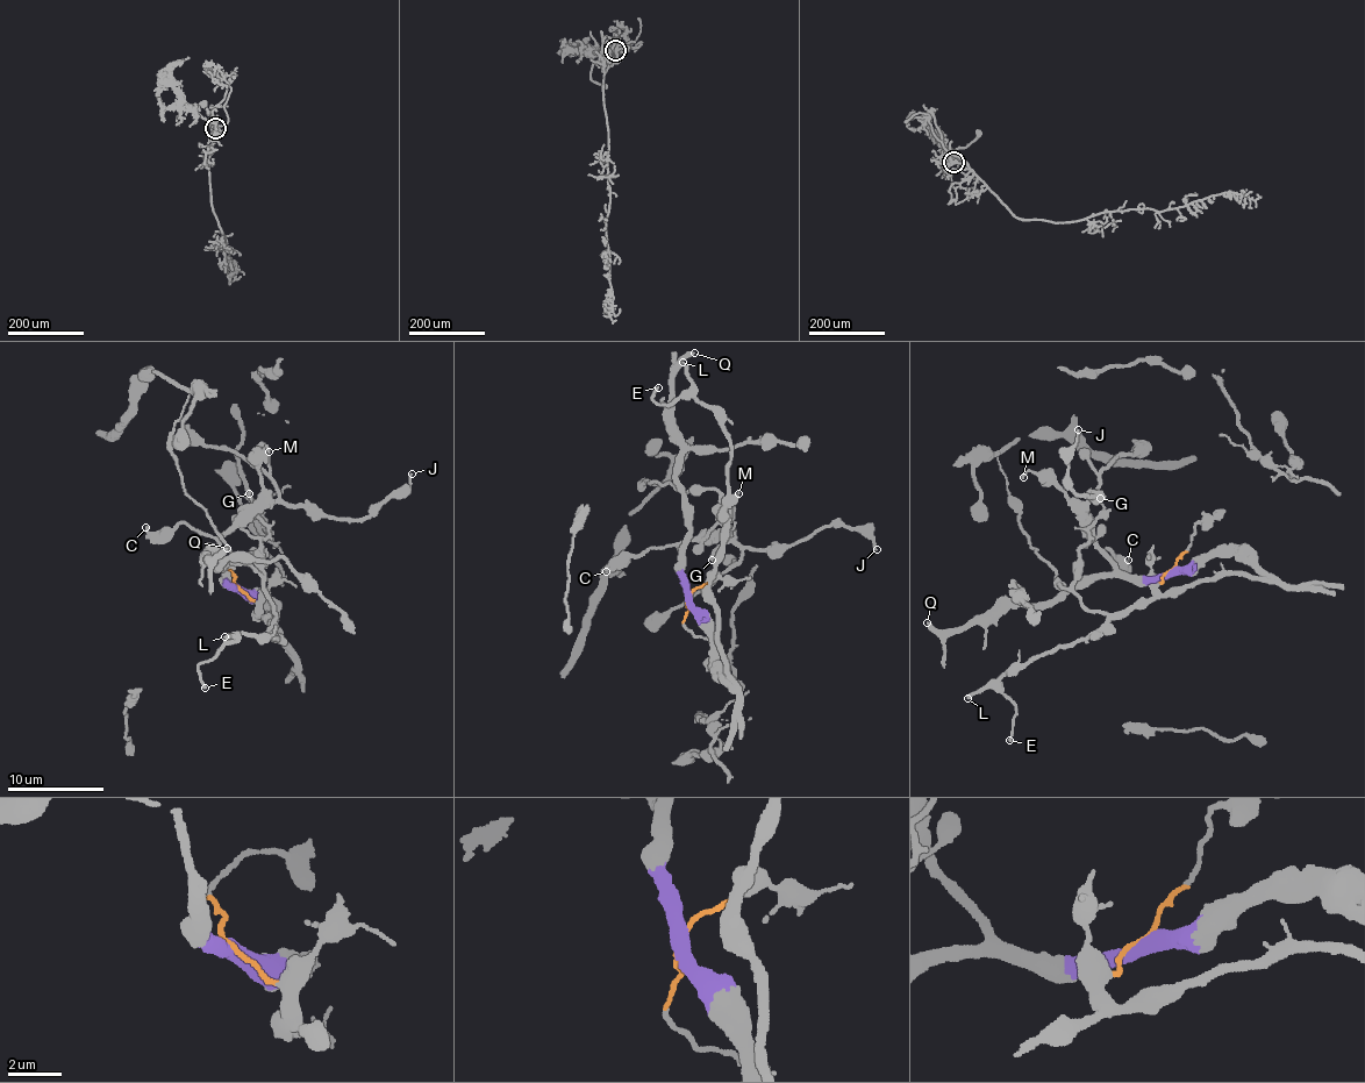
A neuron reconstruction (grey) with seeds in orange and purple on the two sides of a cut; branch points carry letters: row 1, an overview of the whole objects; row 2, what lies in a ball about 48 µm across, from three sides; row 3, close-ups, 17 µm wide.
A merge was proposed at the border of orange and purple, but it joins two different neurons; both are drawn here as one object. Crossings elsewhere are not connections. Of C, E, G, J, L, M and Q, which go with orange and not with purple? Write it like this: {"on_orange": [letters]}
{"on_orange": ["E", "G", "L"]}

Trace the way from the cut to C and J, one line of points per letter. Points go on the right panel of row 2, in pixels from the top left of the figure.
C: (1170, 570), (1158, 577), (1129, 577), (1103, 555), (1108, 548), (1112, 557), (1122, 564), (1128, 558)
J: (1170, 570), (1129, 577), (1092, 538), (1085, 507), (1092, 491), (1091, 496), (1073, 490), (1066, 456), (1078, 429)

